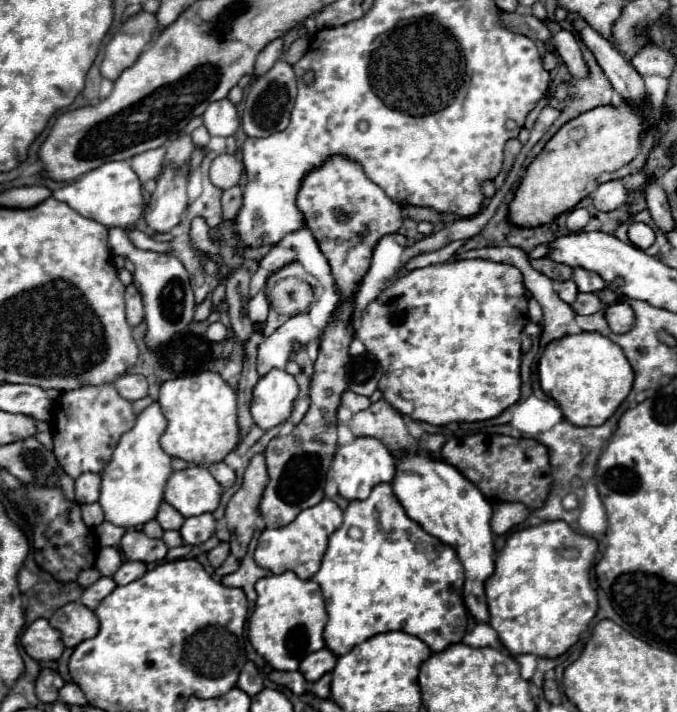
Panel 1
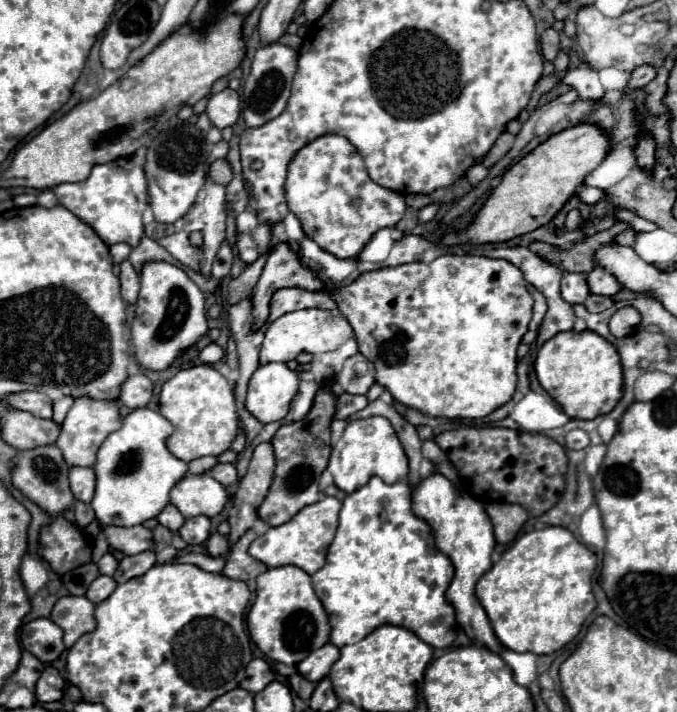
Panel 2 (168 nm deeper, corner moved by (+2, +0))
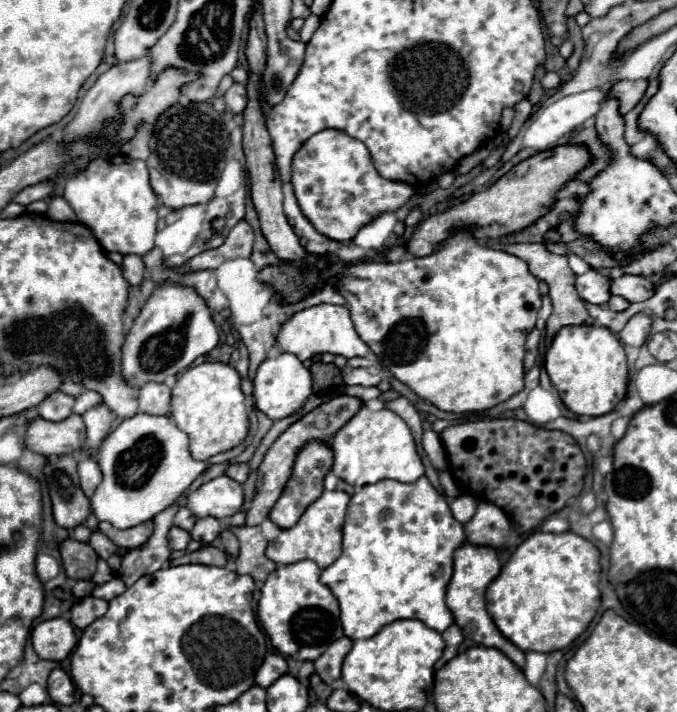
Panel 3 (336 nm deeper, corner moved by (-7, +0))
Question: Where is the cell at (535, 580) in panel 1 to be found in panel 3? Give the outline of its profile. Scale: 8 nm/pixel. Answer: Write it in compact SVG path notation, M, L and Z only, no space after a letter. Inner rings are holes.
M574 532L530 534L488 586L488 614L500 632L524 652L554 652L566 648L590 626L598 612L598 558L598 548Z

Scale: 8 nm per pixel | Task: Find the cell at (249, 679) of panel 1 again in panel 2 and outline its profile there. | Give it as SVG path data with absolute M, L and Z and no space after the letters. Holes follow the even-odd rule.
M253 658L249 664L247 664L247 668L245 668L245 678L243 678L243 682L239 684L243 690L247 690L247 692L259 692L259 690L263 690L267 684L271 684L273 682L273 672L271 672L271 668L269 668L269 664L265 662L265 660L261 660L261 658Z

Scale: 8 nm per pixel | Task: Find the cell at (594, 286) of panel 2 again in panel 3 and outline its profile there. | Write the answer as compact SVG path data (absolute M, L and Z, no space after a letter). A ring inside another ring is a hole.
M620 276L612 280L612 294L626 298L628 302L644 302L654 296L654 282L646 276Z

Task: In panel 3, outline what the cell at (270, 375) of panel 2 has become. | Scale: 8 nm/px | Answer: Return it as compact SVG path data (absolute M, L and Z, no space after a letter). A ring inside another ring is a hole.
M288 352L276 354L266 358L254 376L254 400L256 408L262 410L272 420L282 420L286 416L292 416L296 410L300 410L306 402L306 398L312 394L312 376L310 370Z

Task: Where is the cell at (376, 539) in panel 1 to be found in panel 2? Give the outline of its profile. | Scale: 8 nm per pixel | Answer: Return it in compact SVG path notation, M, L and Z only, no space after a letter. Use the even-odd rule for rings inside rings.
M371 478L363 488L351 492L343 500L339 514L339 528L329 546L327 562L317 570L311 580L317 598L329 616L329 642L337 648L355 644L371 634L375 628L391 624L415 632L423 642L435 650L447 650L457 638L455 608L447 600L447 586L455 576L451 560L435 546L429 524L417 518L411 510L411 486L405 482L385 484L381 478Z

